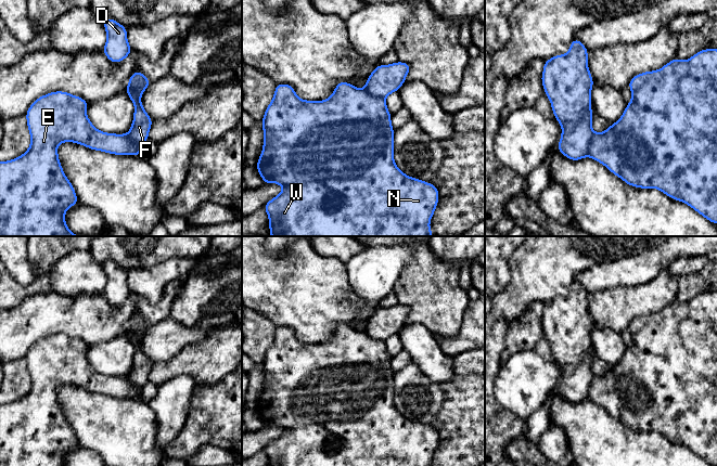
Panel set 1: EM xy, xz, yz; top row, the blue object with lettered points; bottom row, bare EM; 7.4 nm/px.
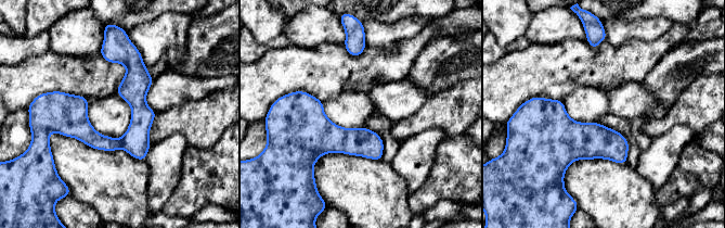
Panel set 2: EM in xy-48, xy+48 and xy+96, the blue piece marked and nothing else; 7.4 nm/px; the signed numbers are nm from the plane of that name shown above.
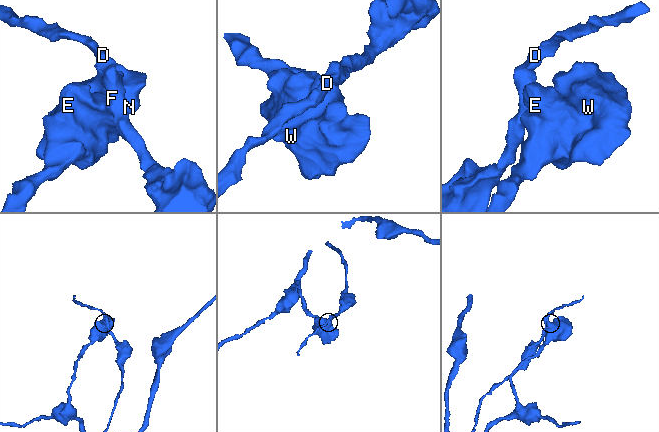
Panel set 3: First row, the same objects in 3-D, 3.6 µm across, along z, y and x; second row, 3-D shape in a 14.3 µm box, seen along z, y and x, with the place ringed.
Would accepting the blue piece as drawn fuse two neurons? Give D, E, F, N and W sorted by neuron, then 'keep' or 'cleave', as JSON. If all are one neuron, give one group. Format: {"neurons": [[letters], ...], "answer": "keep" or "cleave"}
{"neurons": [["D", "F"], ["E", "N", "W"]], "answer": "cleave"}

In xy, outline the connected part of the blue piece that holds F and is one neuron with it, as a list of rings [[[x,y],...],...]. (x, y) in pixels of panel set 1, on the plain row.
[[[136,312],[135,315],[130,319],[130,321],[128,323],[127,332],[125,334],[129,338],[131,345],[135,348],[133,363],[132,363],[132,367],[130,370],[130,374],[128,375],[128,378],[130,380],[130,384],[135,388],[140,390],[139,399],[141,399],[141,391],[142,391],[143,387],[149,381],[149,375],[150,375],[151,368],[153,366],[152,361],[146,357],[146,354],[141,346],[141,337],[151,327],[151,325],[152,324],[149,323],[140,313]]]

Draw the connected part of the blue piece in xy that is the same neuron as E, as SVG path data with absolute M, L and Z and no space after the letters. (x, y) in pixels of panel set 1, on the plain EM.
M65 334L36 341L26 354L30 376L29 391L17 401L0 404L0 466L65 466L65 454L79 444L65 418L57 387L74 385L90 392L114 398L139 399L140 390L128 378L98 373L87 359L88 345Z

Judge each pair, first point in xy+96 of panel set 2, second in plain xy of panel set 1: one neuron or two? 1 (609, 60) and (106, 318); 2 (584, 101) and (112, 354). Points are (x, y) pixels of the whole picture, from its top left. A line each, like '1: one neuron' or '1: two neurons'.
1: one neuron
2: one neuron

